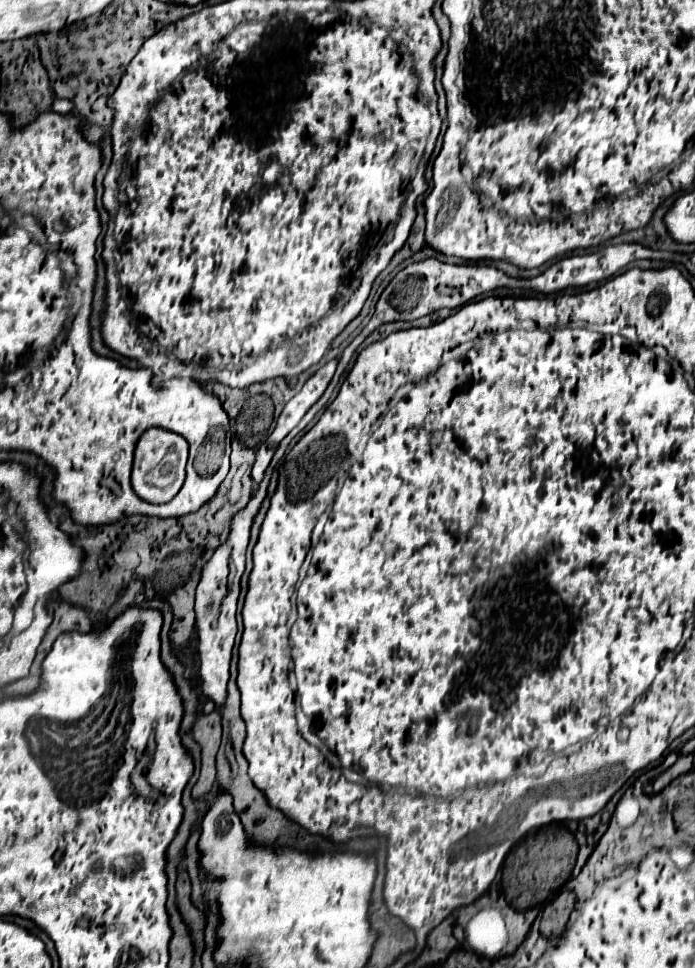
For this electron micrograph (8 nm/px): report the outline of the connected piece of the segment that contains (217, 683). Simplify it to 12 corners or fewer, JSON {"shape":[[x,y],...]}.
{"shape":[[265,496],[231,520],[231,534],[197,586],[203,696],[227,700],[235,608],[249,530]]}

